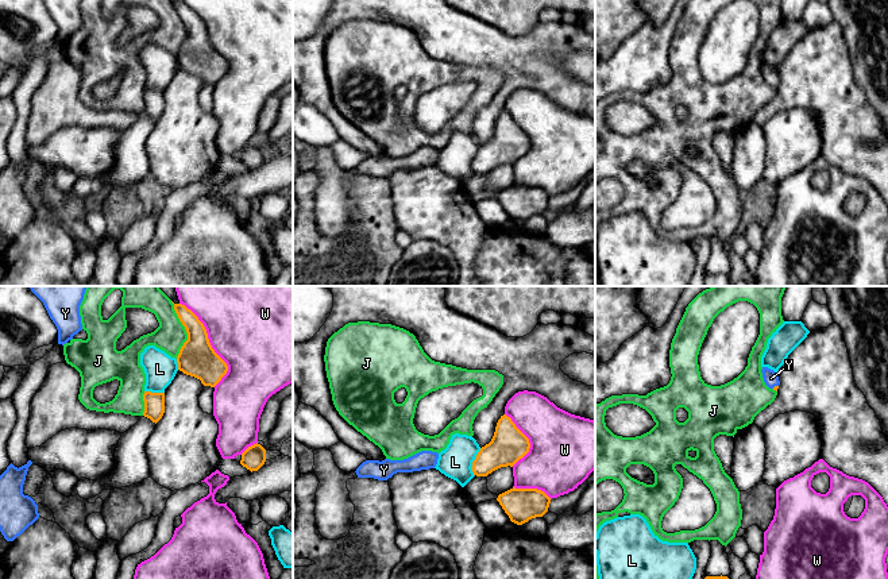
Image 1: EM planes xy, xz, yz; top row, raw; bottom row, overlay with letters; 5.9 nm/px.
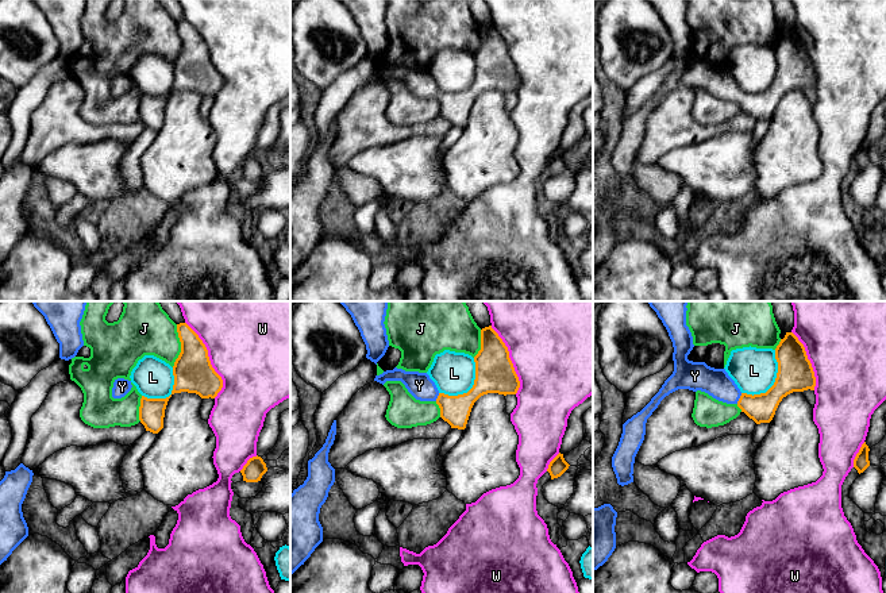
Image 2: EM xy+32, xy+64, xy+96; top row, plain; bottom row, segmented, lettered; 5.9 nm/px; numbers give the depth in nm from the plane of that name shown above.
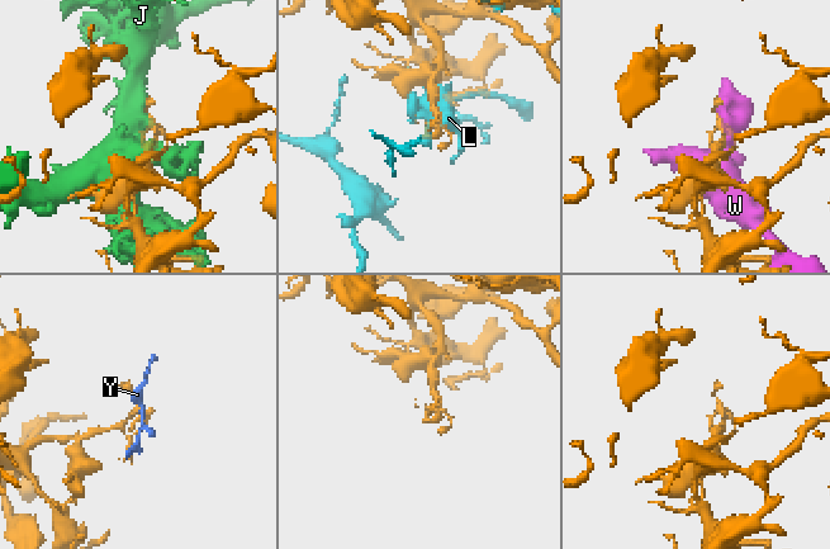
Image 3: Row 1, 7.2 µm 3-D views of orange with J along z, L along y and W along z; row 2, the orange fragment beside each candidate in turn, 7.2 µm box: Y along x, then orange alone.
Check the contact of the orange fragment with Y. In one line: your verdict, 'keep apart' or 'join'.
join

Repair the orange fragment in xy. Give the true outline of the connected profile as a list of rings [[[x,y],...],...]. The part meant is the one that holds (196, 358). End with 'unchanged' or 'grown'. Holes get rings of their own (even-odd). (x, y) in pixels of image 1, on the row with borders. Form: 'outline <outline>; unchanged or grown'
outline [[[174,304],[174,310],[188,333],[177,356],[178,370],[200,379],[204,386],[215,387],[227,374],[227,363],[212,348],[198,317],[182,304]]]; unchanged

